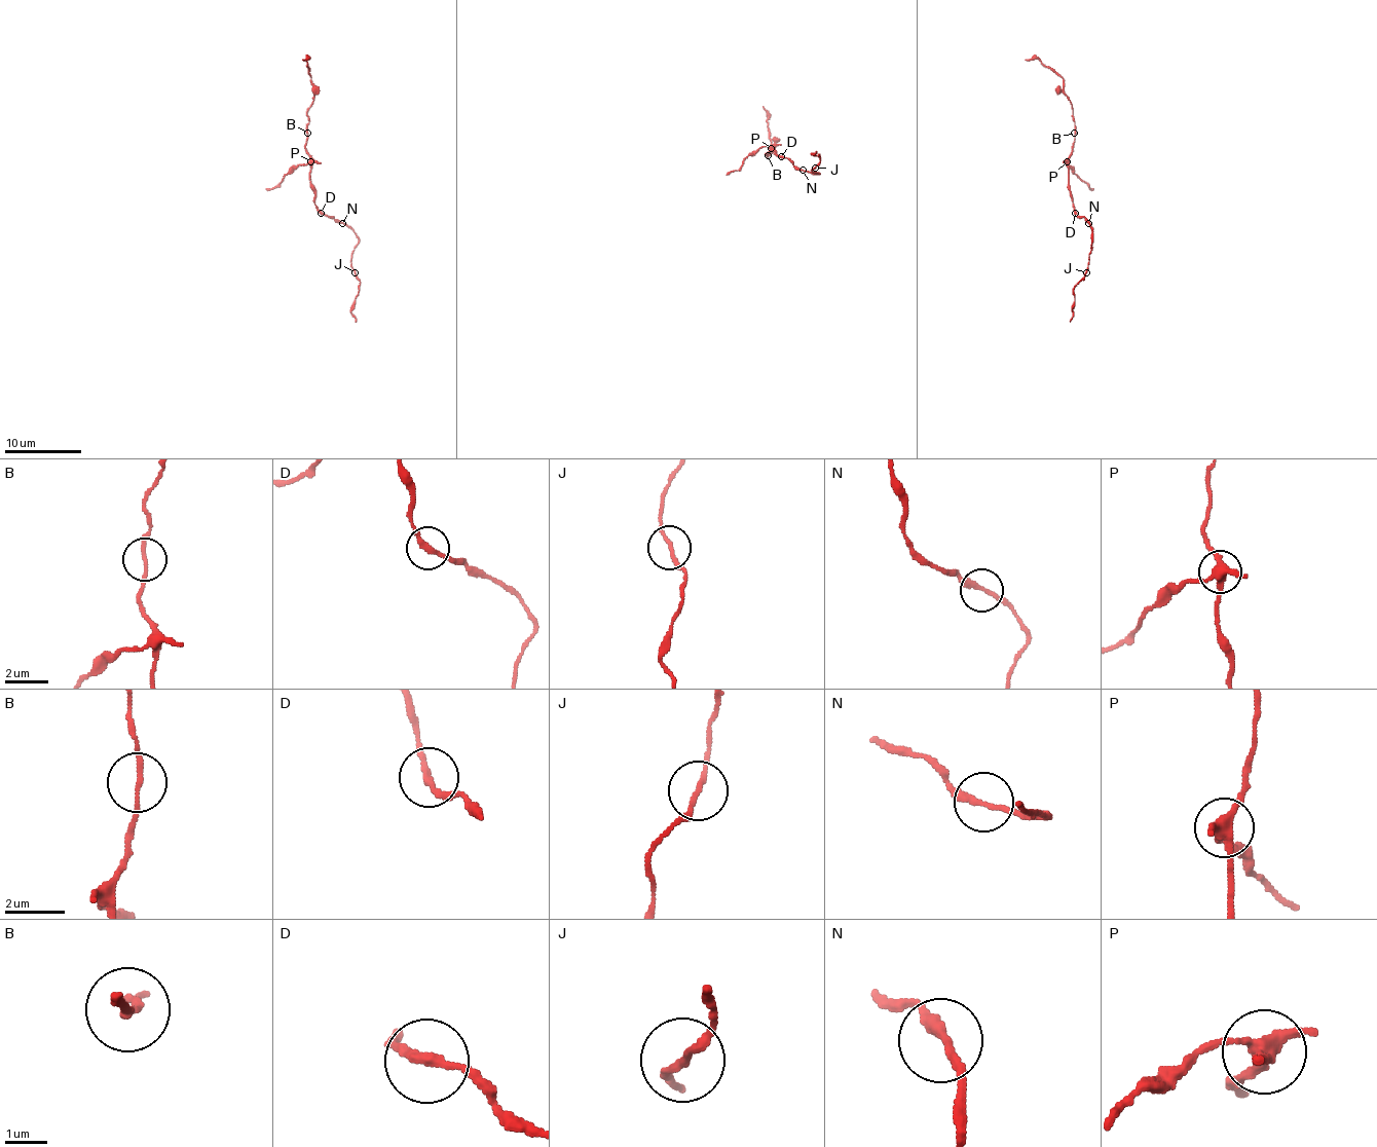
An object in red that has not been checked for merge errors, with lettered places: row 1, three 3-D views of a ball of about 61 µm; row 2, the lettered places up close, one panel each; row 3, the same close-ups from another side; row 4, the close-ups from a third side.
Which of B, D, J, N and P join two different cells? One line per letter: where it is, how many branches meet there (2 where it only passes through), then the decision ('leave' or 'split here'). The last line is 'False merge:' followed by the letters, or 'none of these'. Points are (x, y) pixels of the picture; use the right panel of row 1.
B: (1074, 133) | 2 | split here
D: (1075, 213) | 2 | leave
J: (1086, 272) | 2 | leave
N: (1088, 223) | 2 | leave
P: (1067, 161) | 4 | split here
False merge: B, P

